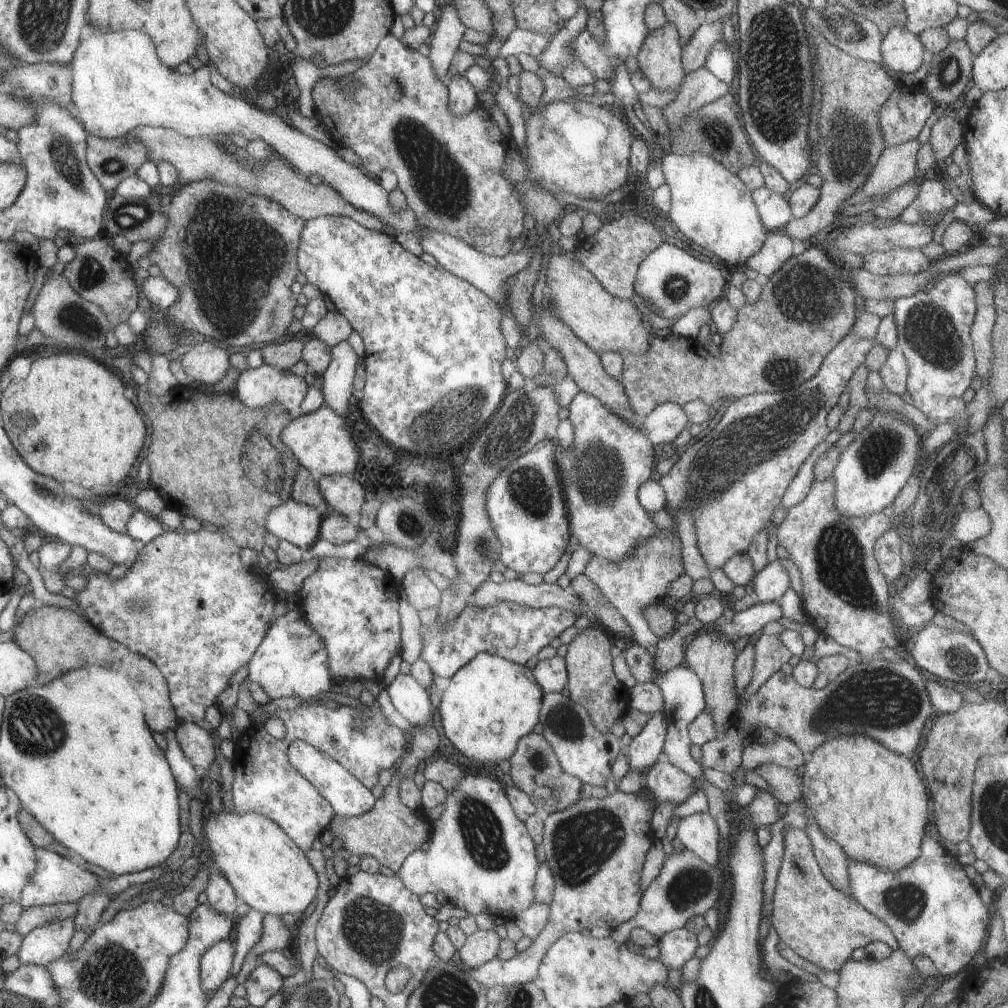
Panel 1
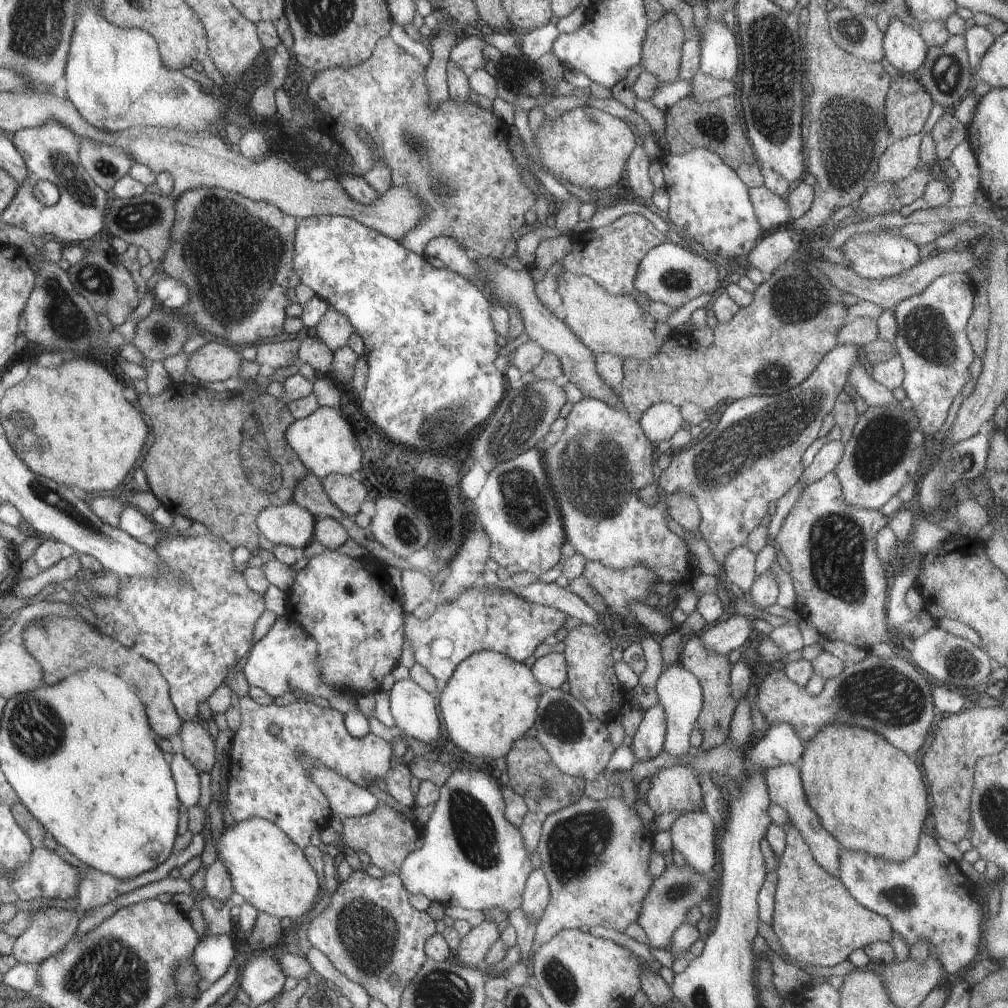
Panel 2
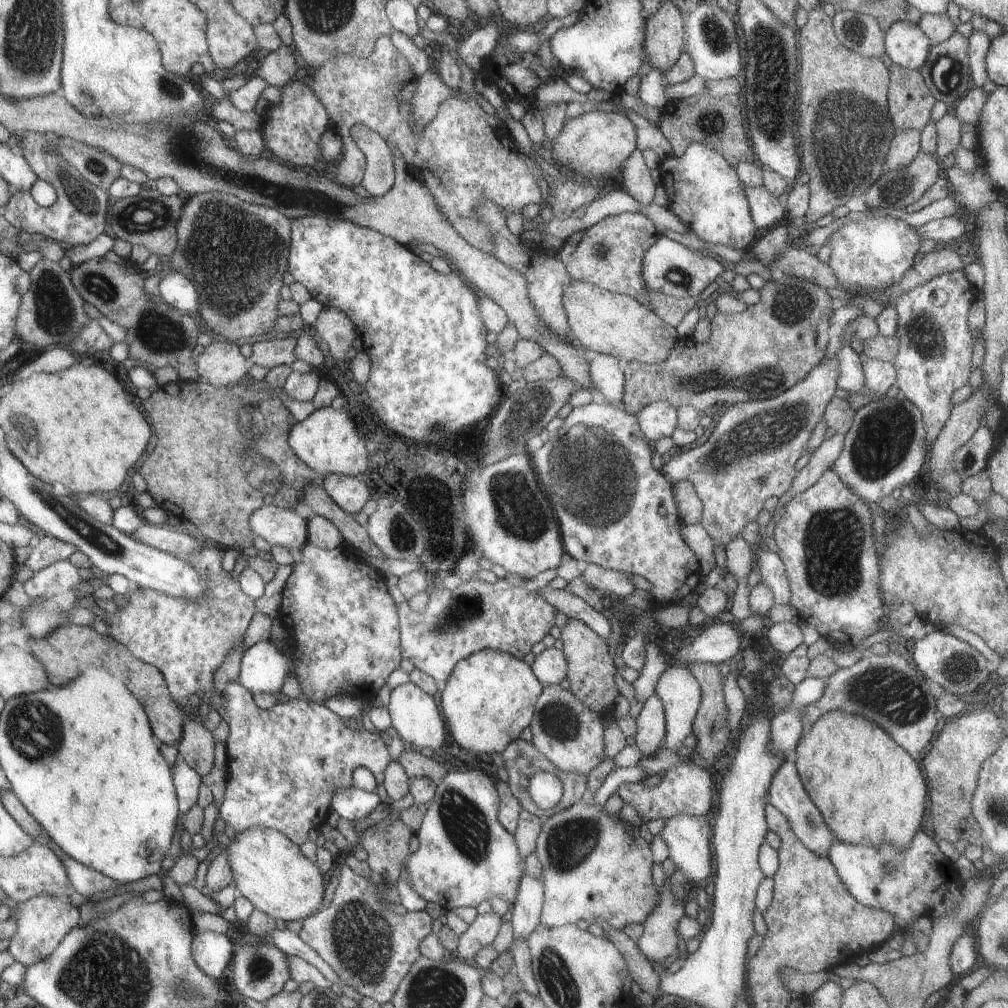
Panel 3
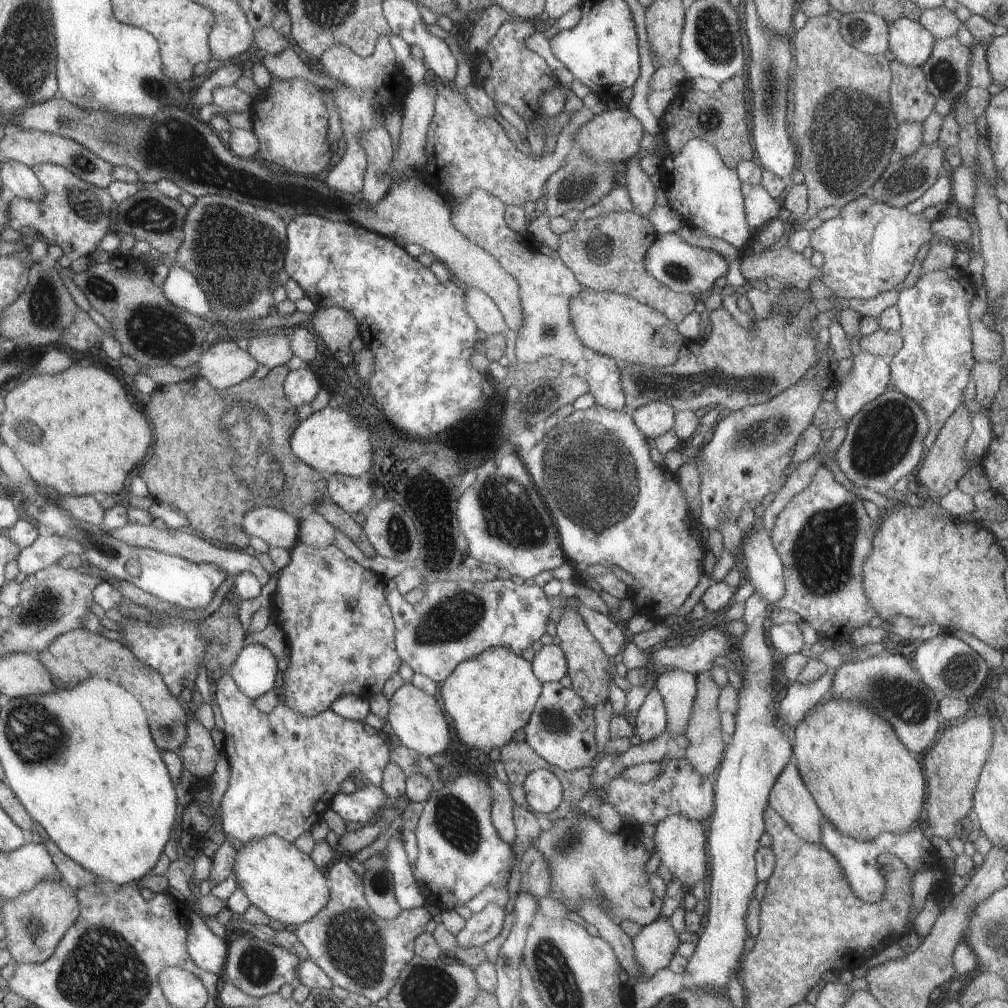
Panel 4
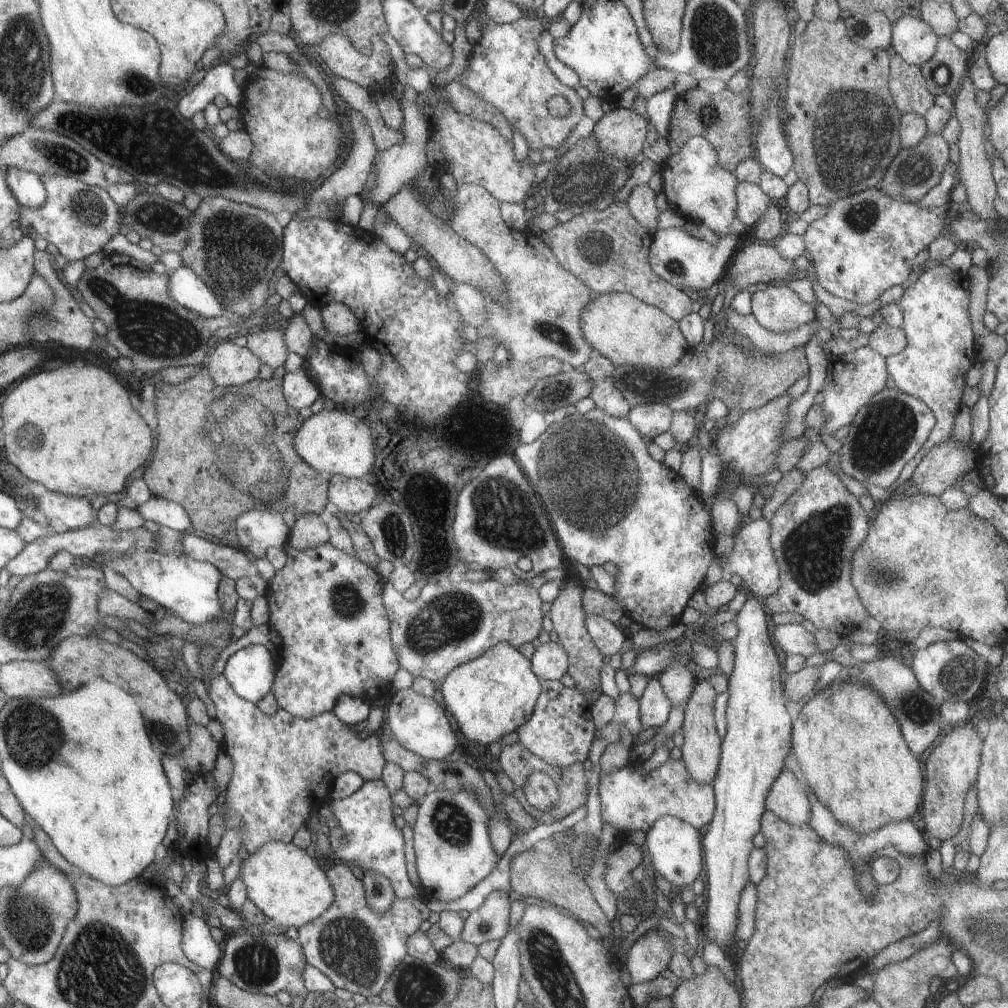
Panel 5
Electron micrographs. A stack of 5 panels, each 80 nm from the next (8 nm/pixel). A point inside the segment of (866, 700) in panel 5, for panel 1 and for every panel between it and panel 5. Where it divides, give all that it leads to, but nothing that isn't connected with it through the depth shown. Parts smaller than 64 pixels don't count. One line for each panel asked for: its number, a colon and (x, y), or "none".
1: (873, 803)
2: (870, 797)
3: (869, 791)
4: (861, 777)

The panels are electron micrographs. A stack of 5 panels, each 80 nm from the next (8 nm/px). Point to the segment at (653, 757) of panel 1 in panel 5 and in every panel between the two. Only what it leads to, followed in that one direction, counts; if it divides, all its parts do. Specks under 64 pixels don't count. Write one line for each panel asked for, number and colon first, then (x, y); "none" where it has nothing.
2: (648, 741)
3: (650, 733)
4: (651, 721)
5: (654, 706)

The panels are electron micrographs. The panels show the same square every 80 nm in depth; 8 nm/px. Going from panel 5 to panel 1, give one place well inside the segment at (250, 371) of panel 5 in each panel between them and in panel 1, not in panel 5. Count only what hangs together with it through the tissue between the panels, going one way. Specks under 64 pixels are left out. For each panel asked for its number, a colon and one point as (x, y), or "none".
1: (205, 363)
2: (213, 363)
3: (220, 363)
4: (224, 364)

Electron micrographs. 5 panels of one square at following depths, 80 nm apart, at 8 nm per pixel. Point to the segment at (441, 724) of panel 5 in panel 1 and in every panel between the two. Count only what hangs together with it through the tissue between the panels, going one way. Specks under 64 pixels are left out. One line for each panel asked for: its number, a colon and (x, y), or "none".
1: (410, 698)
2: (414, 710)
3: (414, 714)
4: (414, 719)

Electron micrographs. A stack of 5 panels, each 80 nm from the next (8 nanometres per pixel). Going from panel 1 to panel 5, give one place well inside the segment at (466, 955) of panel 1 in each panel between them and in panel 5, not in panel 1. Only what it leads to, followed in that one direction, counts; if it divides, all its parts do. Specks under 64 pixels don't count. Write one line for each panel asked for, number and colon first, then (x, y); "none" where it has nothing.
2: (474, 946)
3: (483, 932)
4: (484, 926)
5: (491, 921)

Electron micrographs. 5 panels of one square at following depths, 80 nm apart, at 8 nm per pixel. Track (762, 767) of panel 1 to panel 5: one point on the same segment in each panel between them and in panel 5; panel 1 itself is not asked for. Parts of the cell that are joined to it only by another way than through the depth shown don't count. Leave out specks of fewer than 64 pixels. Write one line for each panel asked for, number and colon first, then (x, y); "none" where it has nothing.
2: (784, 784)
3: (786, 792)
4: (789, 797)
5: (788, 798)

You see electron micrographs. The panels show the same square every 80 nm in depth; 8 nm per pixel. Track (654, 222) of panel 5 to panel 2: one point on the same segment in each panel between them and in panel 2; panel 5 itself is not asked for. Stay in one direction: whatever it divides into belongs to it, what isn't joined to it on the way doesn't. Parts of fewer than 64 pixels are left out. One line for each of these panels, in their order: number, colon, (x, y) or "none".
2: (637, 177)
3: (636, 177)
4: (641, 190)

